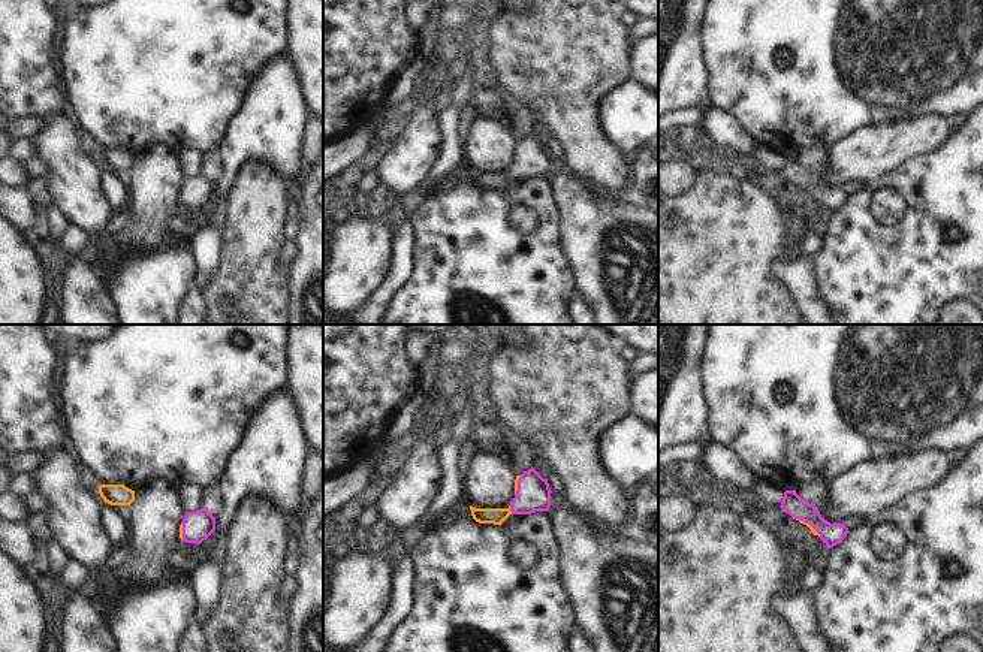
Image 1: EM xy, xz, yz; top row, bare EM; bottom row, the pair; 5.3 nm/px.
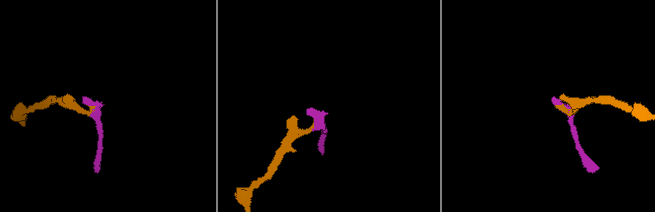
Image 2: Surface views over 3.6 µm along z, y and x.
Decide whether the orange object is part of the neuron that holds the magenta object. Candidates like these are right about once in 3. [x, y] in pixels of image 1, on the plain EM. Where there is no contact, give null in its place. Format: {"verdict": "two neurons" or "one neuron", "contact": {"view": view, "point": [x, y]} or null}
{"verdict": "one neuron", "contact": {"view": "xz", "point": [510, 174]}}

